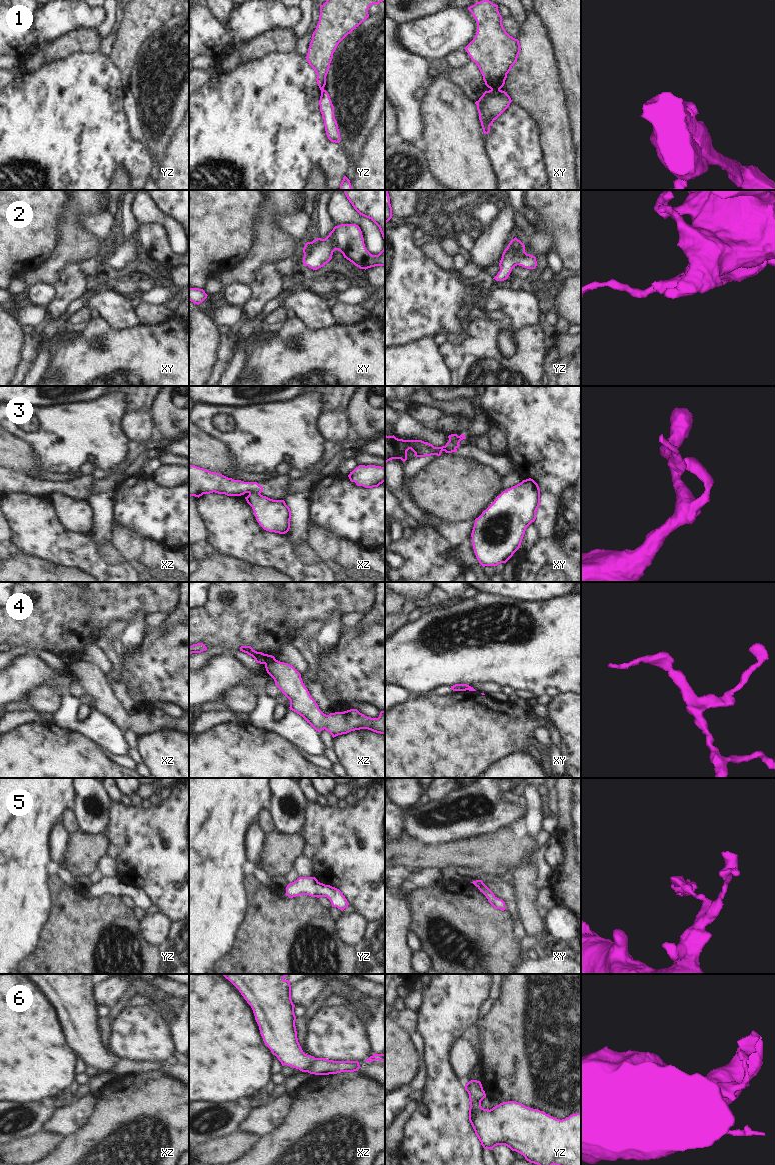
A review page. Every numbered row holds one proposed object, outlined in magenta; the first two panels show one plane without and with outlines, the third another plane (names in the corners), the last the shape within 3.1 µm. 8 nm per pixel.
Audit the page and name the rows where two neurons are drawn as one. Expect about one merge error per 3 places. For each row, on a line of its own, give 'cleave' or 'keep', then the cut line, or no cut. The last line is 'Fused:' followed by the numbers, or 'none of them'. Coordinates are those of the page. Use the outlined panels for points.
1: cleave; cut xy (491, 88), (499, 90)
2: keep; cut none
3: cleave; cut xy (445, 445), (448, 448), (455, 449)
4: cleave; cut xz (275, 659), (265, 664)
5: keep; cut none
6: cleave; cut xz (316, 1058), (306, 1071)
Fused: 1, 3, 4, 6

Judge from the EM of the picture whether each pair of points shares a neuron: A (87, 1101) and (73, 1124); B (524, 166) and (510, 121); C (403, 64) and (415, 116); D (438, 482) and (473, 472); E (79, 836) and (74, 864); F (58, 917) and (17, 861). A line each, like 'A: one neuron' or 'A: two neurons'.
A: one neuron
B: one neuron
C: one neuron
D: one neuron
E: one neuron
F: two neurons

